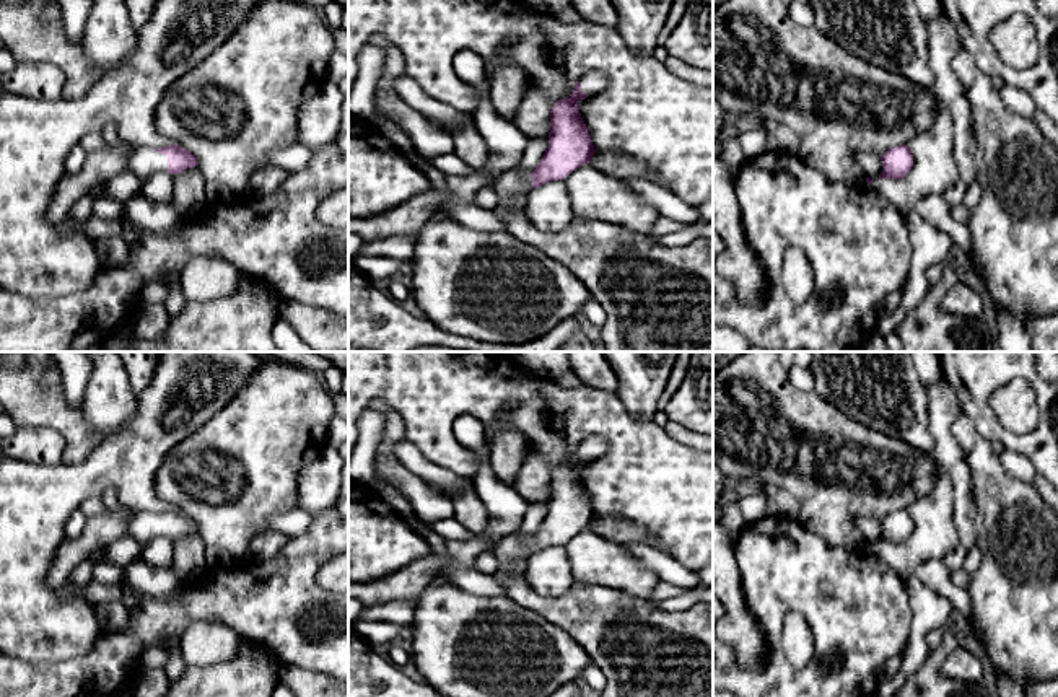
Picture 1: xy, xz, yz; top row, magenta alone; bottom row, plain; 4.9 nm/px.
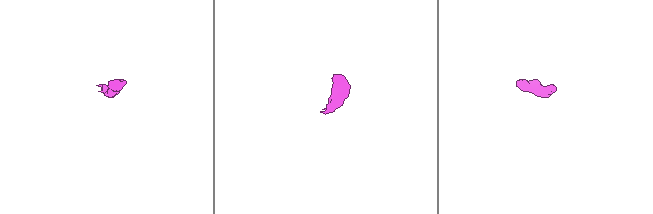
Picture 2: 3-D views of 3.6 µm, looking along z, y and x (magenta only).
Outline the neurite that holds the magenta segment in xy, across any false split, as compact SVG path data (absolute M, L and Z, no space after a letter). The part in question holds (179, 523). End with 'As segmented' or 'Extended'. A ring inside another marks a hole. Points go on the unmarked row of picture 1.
M177 510L163 513L133 511L129 521L129 534L142 544L156 537L179 539L194 531L199 531L197 523Z. Extended

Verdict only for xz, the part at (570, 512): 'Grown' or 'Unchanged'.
Grown

